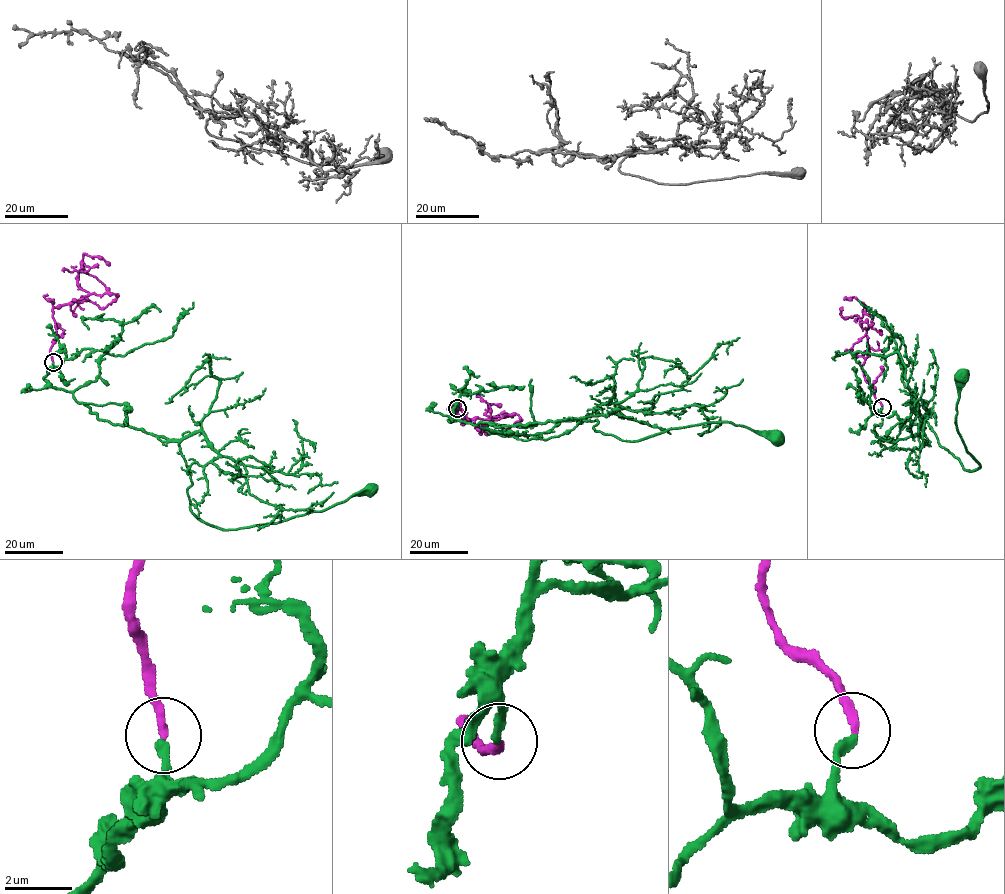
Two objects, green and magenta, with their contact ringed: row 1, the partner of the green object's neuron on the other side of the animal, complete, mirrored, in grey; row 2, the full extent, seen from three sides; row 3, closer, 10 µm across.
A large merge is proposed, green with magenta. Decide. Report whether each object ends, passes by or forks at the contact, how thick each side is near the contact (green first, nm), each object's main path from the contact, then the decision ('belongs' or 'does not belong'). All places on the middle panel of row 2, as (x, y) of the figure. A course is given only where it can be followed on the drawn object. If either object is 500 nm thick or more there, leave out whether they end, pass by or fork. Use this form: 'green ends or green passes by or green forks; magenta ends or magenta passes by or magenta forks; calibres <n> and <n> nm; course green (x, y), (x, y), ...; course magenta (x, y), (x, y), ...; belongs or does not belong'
green ends; magenta ends; calibres 240 and 260 nm; course green (457, 408), (450, 422), (496, 427), (596, 419), (593, 429), (624, 440), (717, 422), (777, 439); course magenta (457, 408), (460, 404), (456, 410), (466, 418), (492, 420), (481, 433), (491, 418), (500, 414), (513, 415); does not belong

